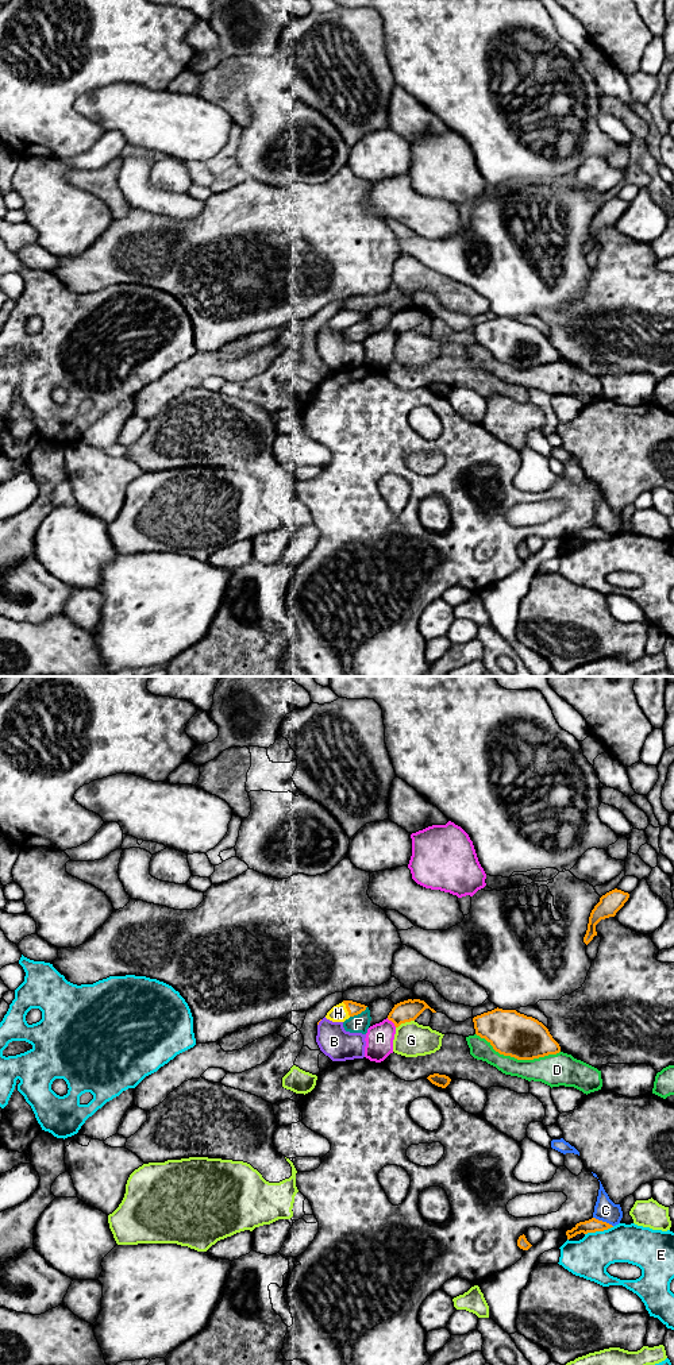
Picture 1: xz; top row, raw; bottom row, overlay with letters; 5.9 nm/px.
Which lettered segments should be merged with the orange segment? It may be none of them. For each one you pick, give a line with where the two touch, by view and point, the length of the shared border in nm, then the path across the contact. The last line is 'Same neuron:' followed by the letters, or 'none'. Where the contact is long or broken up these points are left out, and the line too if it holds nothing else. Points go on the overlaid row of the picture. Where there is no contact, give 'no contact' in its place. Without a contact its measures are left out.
H: contact xz (346, 1007); length 100 nm; way xz (353, 1007), (346, 1007), (338, 1013)
Same neuron: H

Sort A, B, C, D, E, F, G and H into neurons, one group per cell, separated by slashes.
A / B / C / D / E / F / G / H

